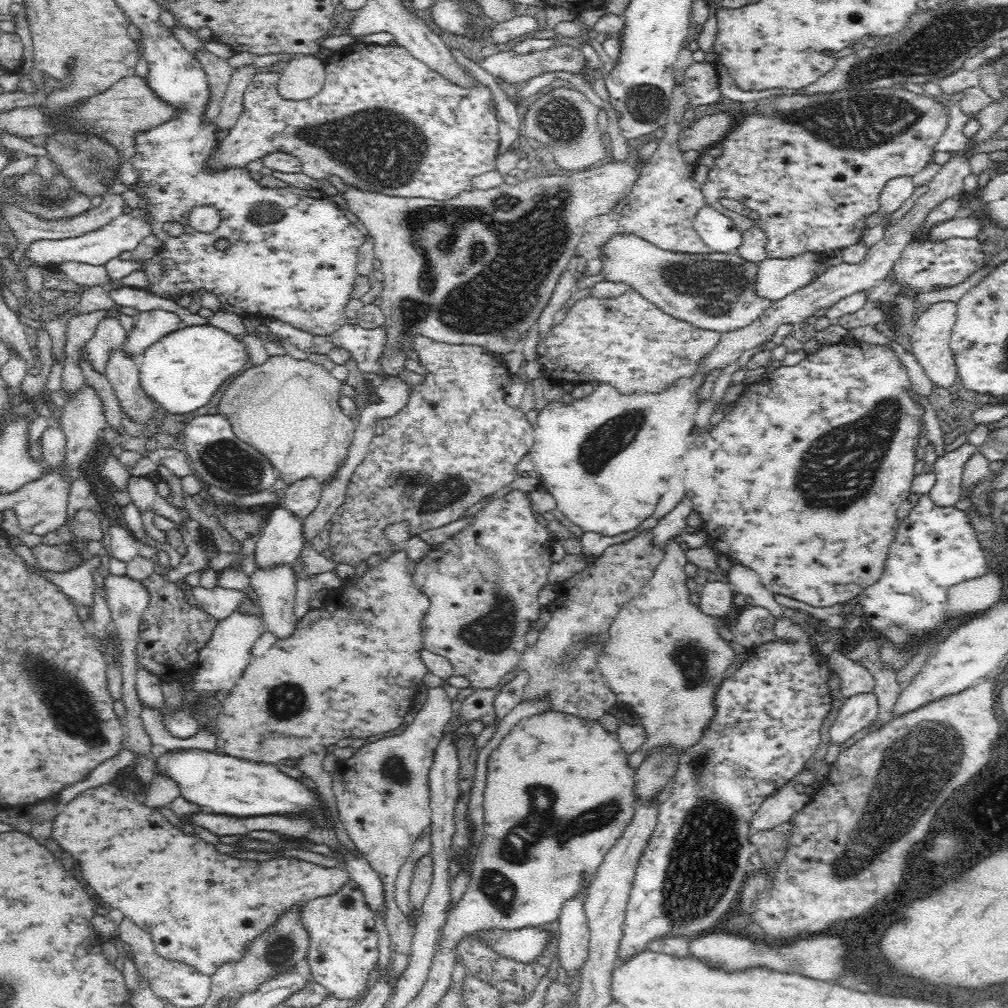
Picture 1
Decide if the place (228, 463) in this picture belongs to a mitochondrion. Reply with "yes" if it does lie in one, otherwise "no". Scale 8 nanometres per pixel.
yes

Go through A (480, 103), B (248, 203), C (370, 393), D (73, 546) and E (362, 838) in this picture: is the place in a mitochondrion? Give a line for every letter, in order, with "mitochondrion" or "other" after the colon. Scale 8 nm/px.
A: other
B: mitochondrion
C: other
D: other
E: other

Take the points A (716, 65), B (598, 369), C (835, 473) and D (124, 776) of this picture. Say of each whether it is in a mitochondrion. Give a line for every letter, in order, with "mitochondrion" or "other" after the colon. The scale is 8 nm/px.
A: other
B: other
C: mitochondrion
D: other

